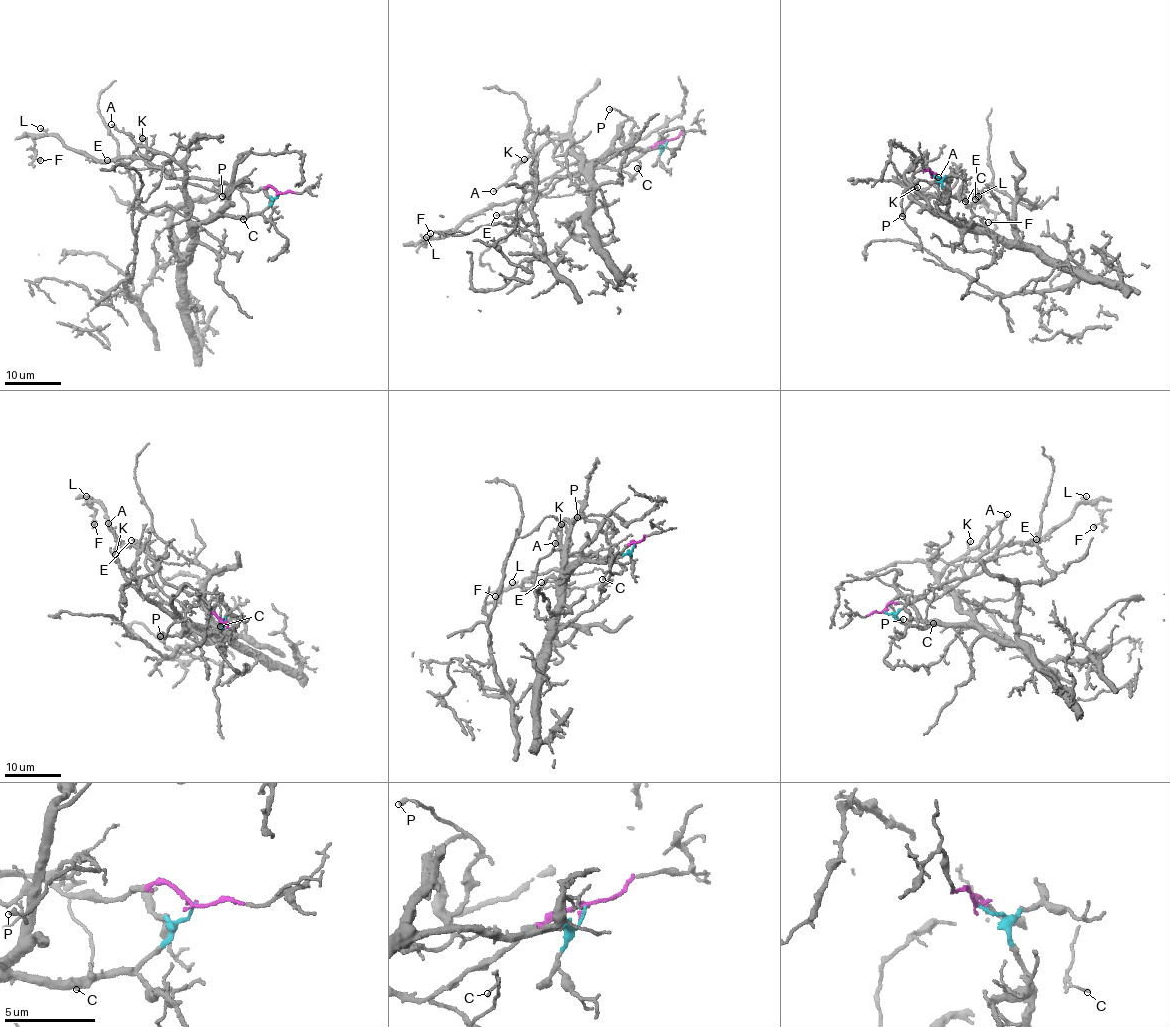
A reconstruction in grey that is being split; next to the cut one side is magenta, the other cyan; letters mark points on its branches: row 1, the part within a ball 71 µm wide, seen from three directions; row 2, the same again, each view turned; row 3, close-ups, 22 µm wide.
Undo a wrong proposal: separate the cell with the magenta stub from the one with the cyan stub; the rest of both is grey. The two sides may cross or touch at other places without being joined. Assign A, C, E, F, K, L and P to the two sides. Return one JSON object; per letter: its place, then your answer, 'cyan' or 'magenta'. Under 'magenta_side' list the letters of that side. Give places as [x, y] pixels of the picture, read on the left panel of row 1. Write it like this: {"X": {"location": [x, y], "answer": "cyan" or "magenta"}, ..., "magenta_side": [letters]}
{"A": {"location": [111, 124], "answer": "cyan"}, "C": {"location": [243, 219], "answer": "magenta"}, "E": {"location": [107, 160], "answer": "magenta"}, "F": {"location": [40, 160], "answer": "magenta"}, "K": {"location": [142, 138], "answer": "cyan"}, "L": {"location": [40, 128], "answer": "magenta"}, "P": {"location": [222, 196], "answer": "magenta"}, "magenta_side": ["C", "E", "F", "L", "P"]}

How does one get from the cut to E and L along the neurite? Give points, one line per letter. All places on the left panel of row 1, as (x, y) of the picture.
E: (279, 193), (269, 187), (251, 191), (166, 175), (158, 167), (136, 168), (107, 160)
L: (279, 193), (269, 187), (251, 191), (172, 178), (139, 158), (95, 160), (40, 128)

